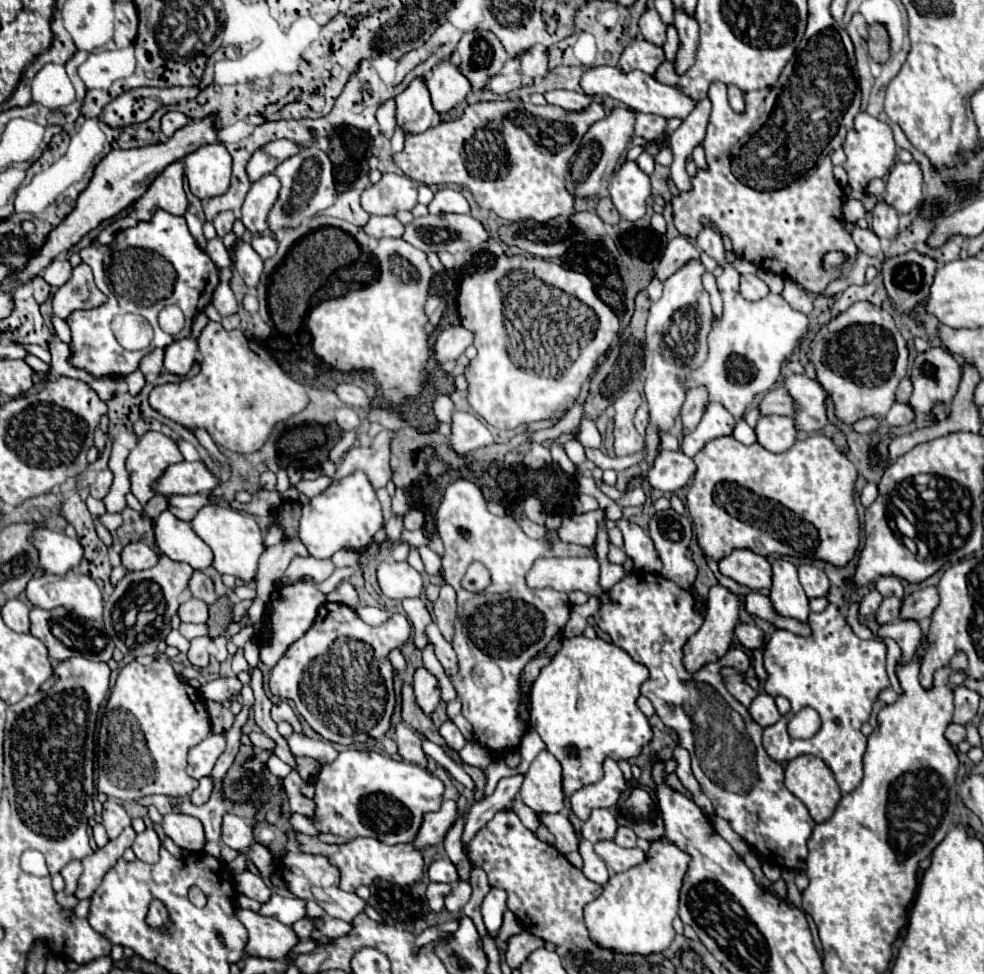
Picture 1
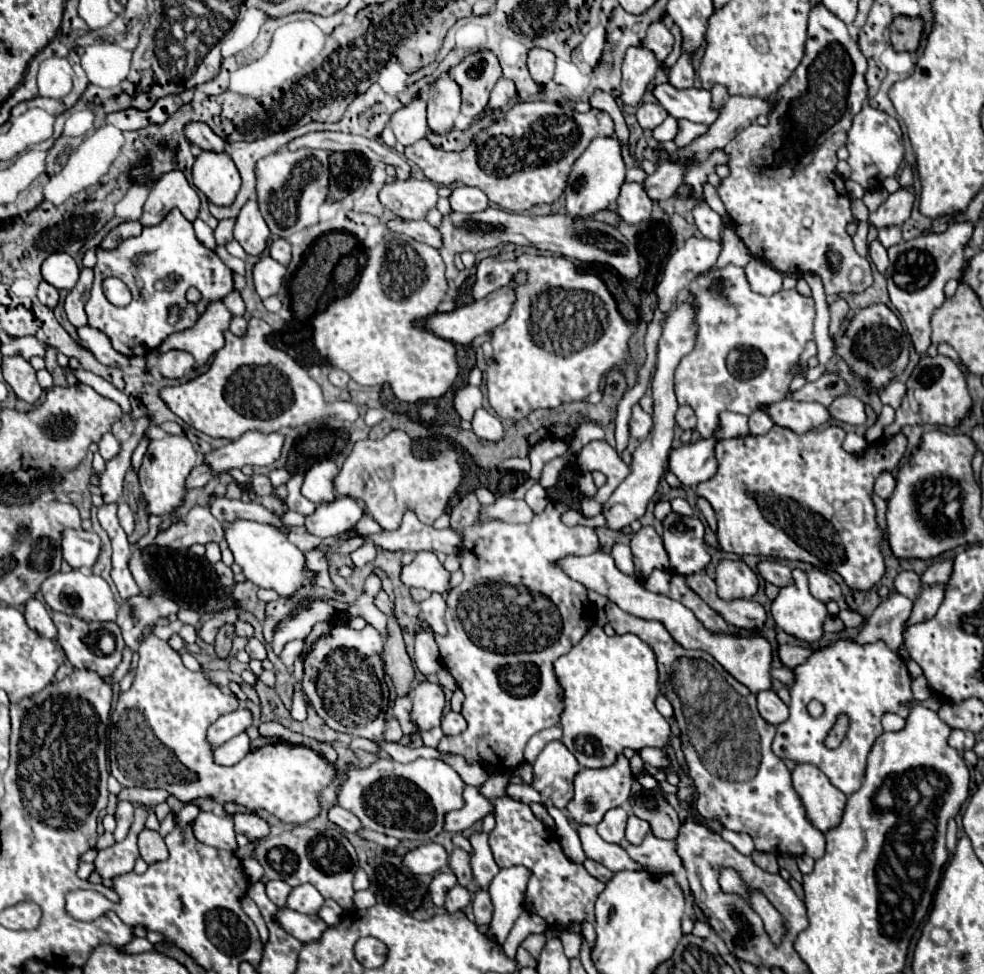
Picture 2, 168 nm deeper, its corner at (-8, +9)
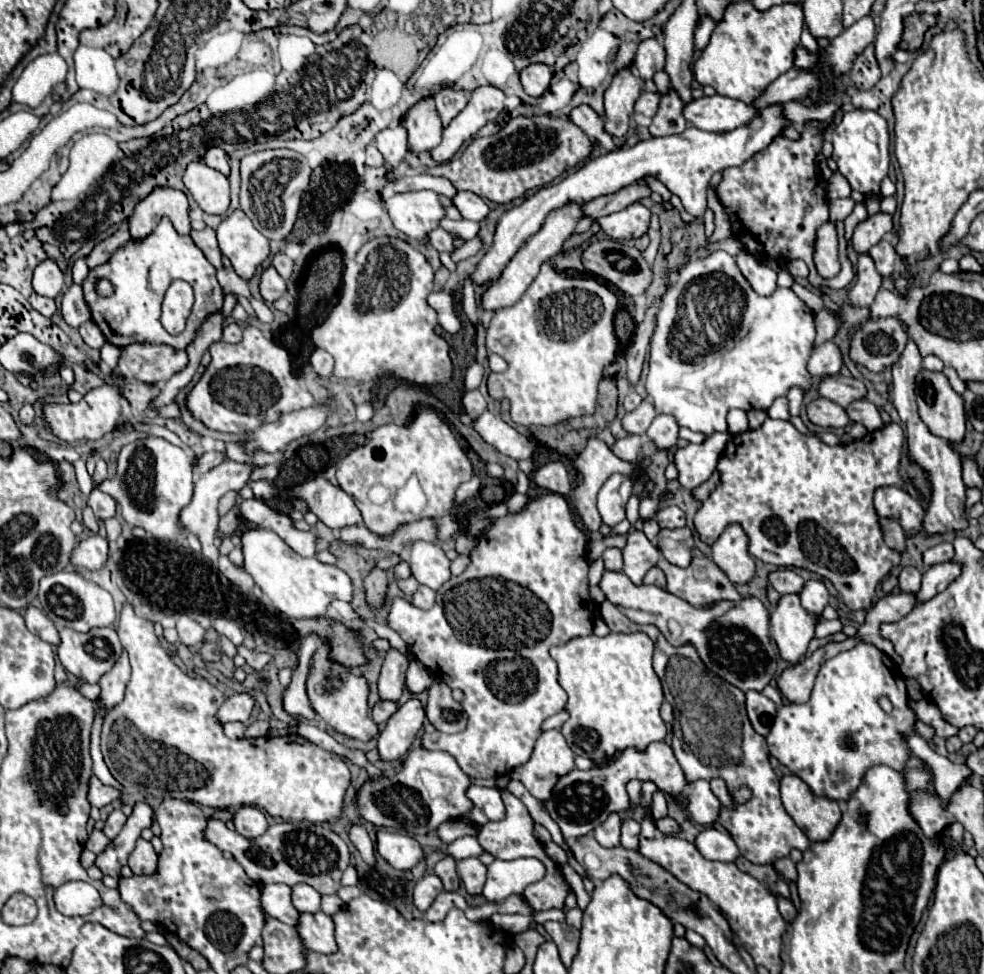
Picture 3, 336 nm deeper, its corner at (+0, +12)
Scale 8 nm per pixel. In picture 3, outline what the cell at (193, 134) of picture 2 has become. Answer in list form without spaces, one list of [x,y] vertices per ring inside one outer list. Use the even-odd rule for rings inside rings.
[[[209,148],[207,154],[205,154],[205,158],[203,158],[203,162],[209,168],[221,172],[223,176],[229,176],[229,170],[231,170],[229,168],[229,158],[227,158],[227,154],[221,148]]]

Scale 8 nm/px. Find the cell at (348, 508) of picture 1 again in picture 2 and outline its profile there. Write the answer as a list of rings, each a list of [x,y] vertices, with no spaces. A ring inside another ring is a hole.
[[[351,495],[319,503],[315,513],[305,517],[305,527],[317,537],[335,537],[349,533],[365,515],[365,503]]]

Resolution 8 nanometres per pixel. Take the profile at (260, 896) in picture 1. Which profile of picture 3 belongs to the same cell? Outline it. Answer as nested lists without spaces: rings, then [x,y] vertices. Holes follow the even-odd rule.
[[[265,884],[261,888],[261,904],[269,916],[289,926],[297,926],[299,912],[291,904],[291,888],[287,884]]]

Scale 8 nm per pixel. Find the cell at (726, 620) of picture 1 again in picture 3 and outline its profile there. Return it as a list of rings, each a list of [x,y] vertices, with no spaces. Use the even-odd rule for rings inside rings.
[[[729,524],[713,544],[713,562],[729,574],[733,584],[745,584],[755,576],[755,560],[749,554],[749,538],[741,524]]]

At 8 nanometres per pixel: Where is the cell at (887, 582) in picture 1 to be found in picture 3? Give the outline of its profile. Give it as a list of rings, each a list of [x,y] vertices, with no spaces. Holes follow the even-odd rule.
[[[907,566],[899,574],[899,588],[903,592],[917,592],[921,588],[921,572],[913,566]]]

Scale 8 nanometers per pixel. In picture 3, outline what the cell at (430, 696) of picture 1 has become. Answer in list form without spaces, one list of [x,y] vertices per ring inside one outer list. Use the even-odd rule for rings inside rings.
[[[411,698],[403,706],[399,706],[397,714],[389,718],[387,726],[377,738],[377,752],[383,762],[399,760],[407,754],[409,746],[413,744],[421,724],[425,720],[423,704],[417,698]]]

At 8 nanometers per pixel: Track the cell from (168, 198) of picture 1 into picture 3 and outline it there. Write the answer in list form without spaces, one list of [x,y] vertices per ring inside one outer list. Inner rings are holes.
[[[161,188],[161,190],[153,190],[153,194],[149,194],[145,200],[141,200],[135,206],[133,216],[129,220],[131,240],[139,242],[147,238],[157,228],[163,216],[167,216],[173,222],[173,228],[177,230],[177,234],[191,232],[187,196],[181,190]]]

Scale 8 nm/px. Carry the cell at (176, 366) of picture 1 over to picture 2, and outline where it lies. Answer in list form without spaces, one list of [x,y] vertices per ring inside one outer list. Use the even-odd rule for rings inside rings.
[[[167,351],[165,355],[149,353],[145,359],[147,359],[147,367],[157,365],[161,375],[169,379],[185,377],[195,367],[195,357],[185,351]]]

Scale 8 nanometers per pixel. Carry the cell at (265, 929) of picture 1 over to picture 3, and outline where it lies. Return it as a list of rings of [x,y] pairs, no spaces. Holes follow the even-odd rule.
[[[325,912],[301,914],[299,918],[299,934],[305,946],[313,952],[319,952],[319,954],[337,952],[337,942],[335,942],[333,932],[335,932],[333,918]]]

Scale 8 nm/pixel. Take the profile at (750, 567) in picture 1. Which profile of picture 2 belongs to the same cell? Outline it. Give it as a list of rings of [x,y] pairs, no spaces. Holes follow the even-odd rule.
[[[761,559],[757,563],[757,569],[759,569],[759,575],[777,585],[777,587],[783,587],[783,585],[789,585],[791,583],[791,569],[779,561],[771,561],[771,559]]]

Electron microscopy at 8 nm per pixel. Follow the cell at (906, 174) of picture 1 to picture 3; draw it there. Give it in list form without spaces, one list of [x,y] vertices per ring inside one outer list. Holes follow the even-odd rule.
[[[875,214],[875,216],[869,216],[865,222],[861,222],[855,232],[853,232],[853,238],[851,238],[851,246],[857,254],[867,254],[871,246],[875,246],[883,234],[891,232],[893,224],[891,224],[891,216],[889,214]]]

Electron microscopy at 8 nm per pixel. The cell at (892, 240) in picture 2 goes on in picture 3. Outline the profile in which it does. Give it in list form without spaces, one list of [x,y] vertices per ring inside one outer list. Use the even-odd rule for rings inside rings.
[[[881,240],[877,246],[873,246],[869,250],[869,256],[873,258],[877,272],[883,278],[889,278],[897,272],[897,266],[895,266],[897,264],[897,254],[895,254],[895,248],[887,240]]]

